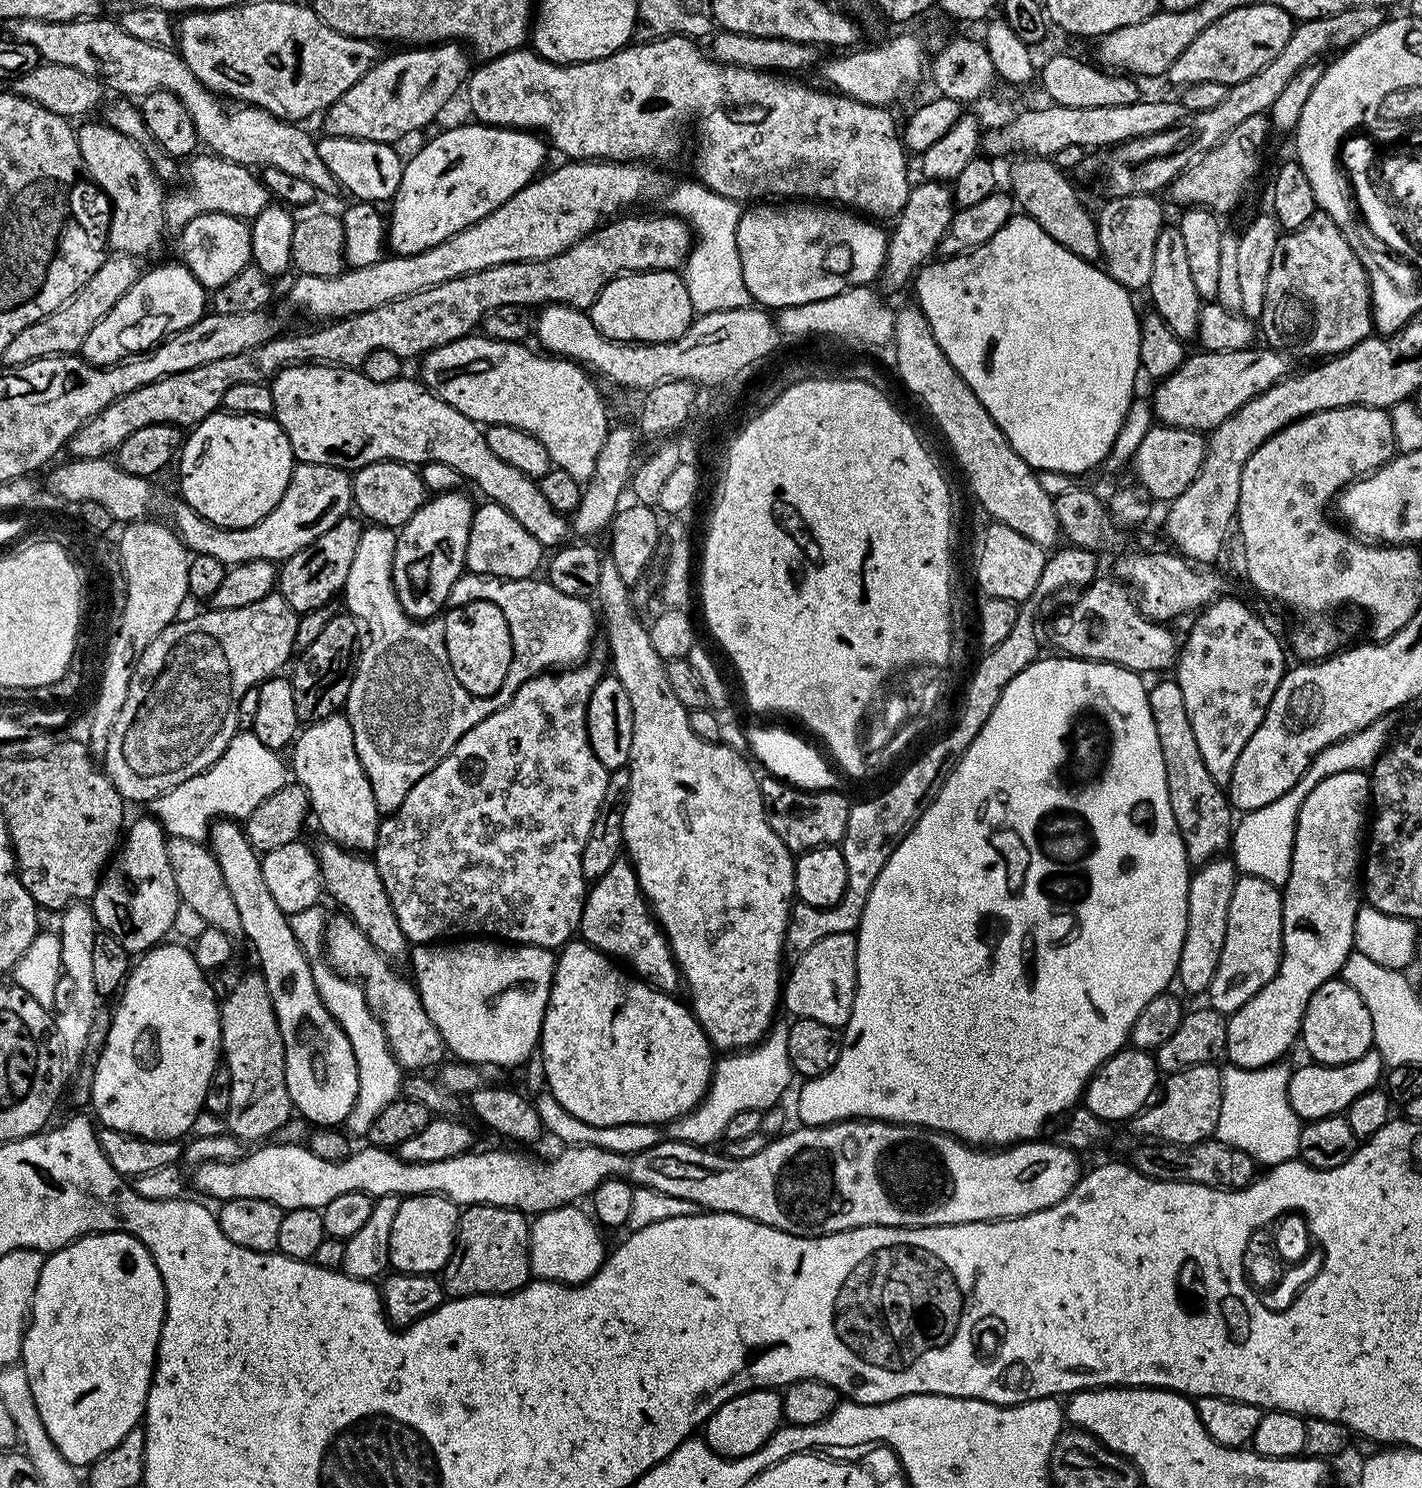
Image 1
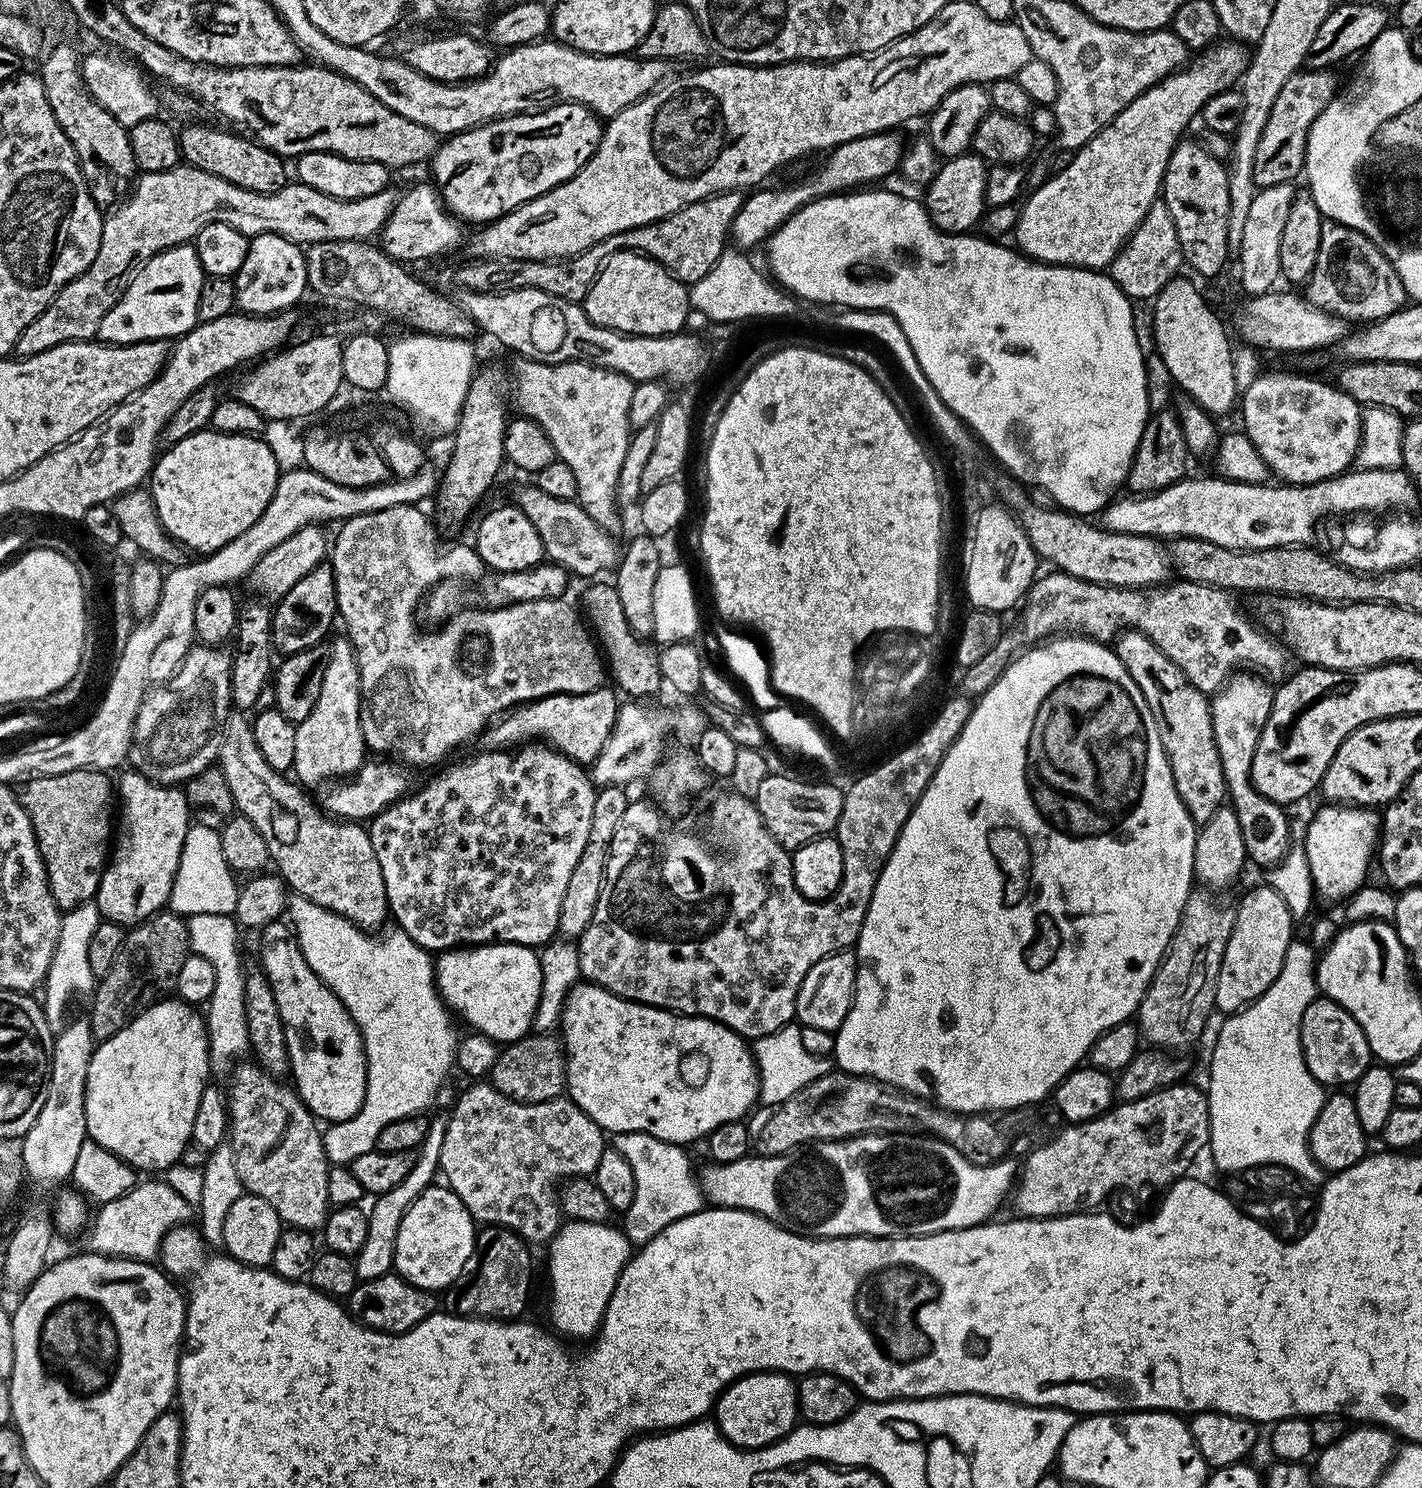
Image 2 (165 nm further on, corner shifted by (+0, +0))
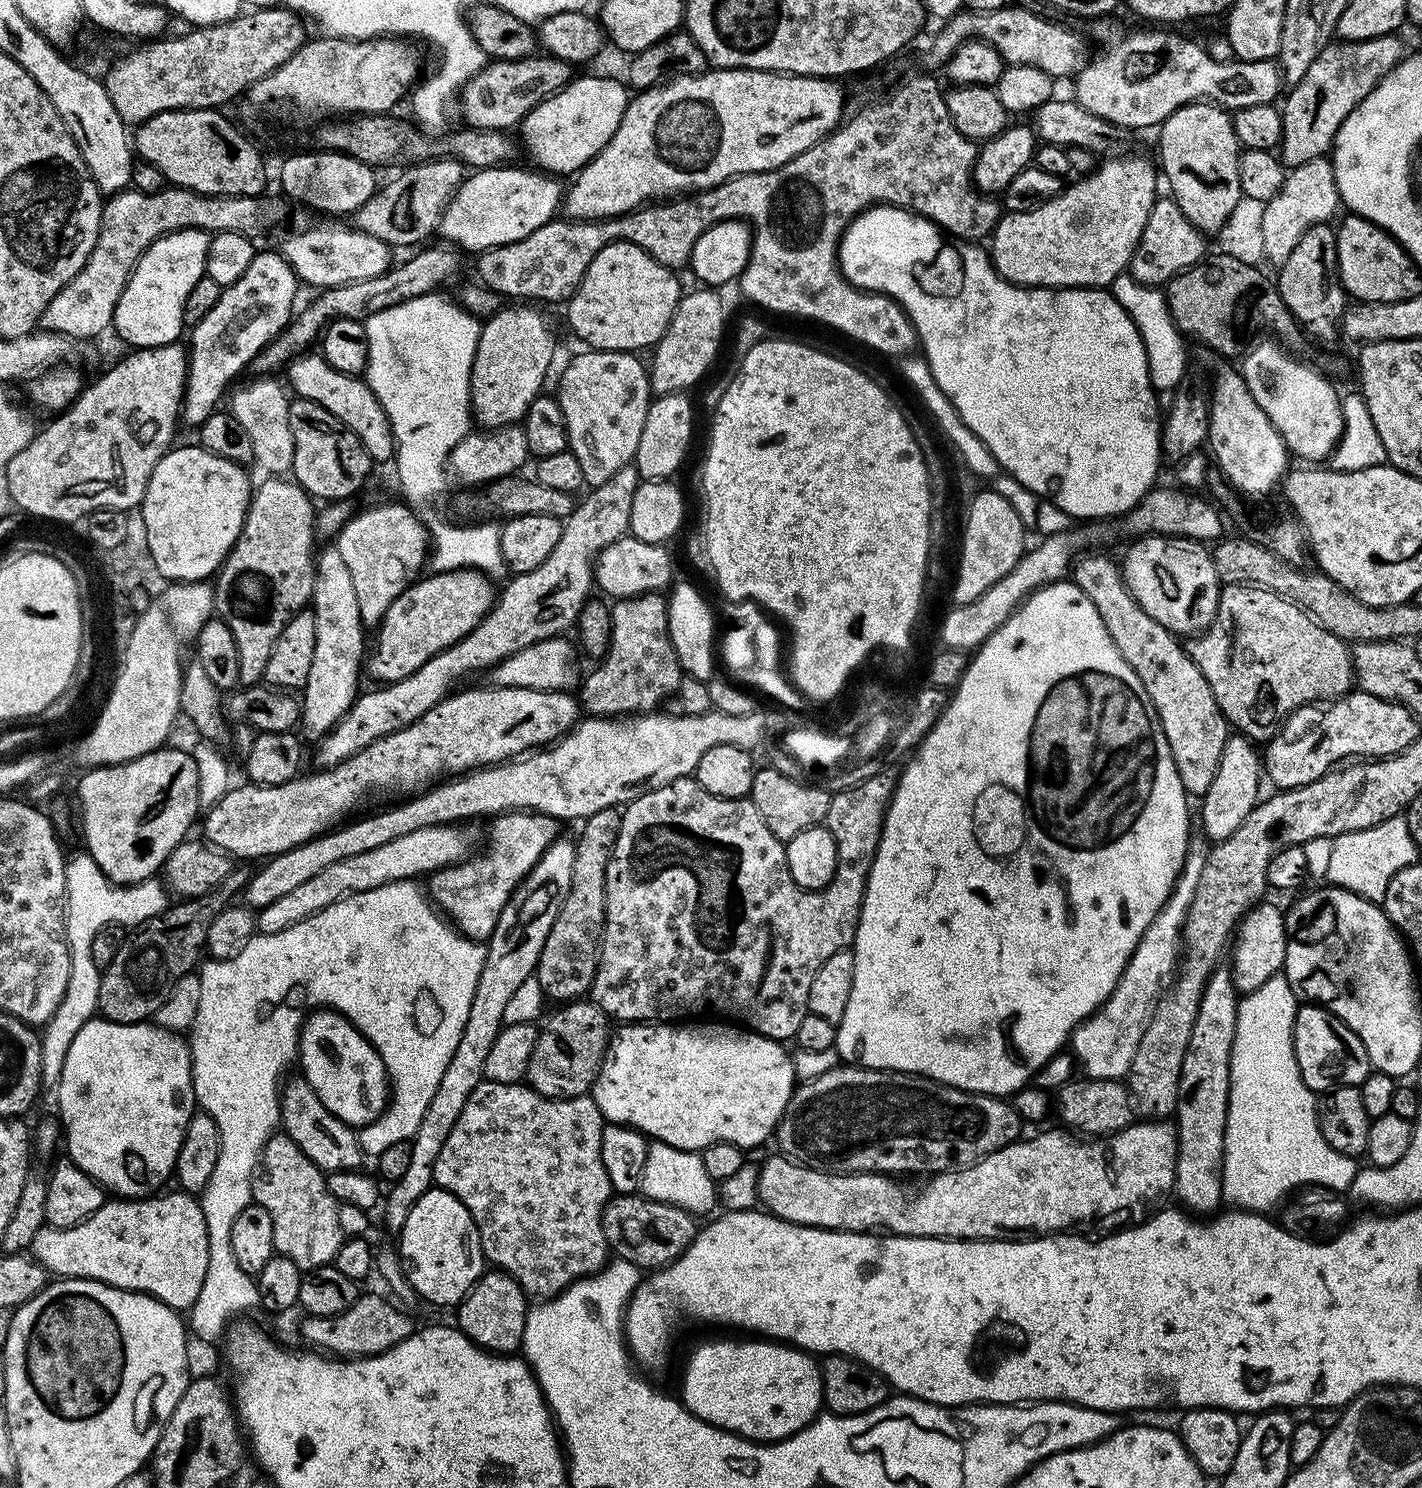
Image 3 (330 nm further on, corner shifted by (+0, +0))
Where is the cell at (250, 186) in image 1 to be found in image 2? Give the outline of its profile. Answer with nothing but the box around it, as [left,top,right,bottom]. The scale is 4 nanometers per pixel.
[14,162,398,357]

